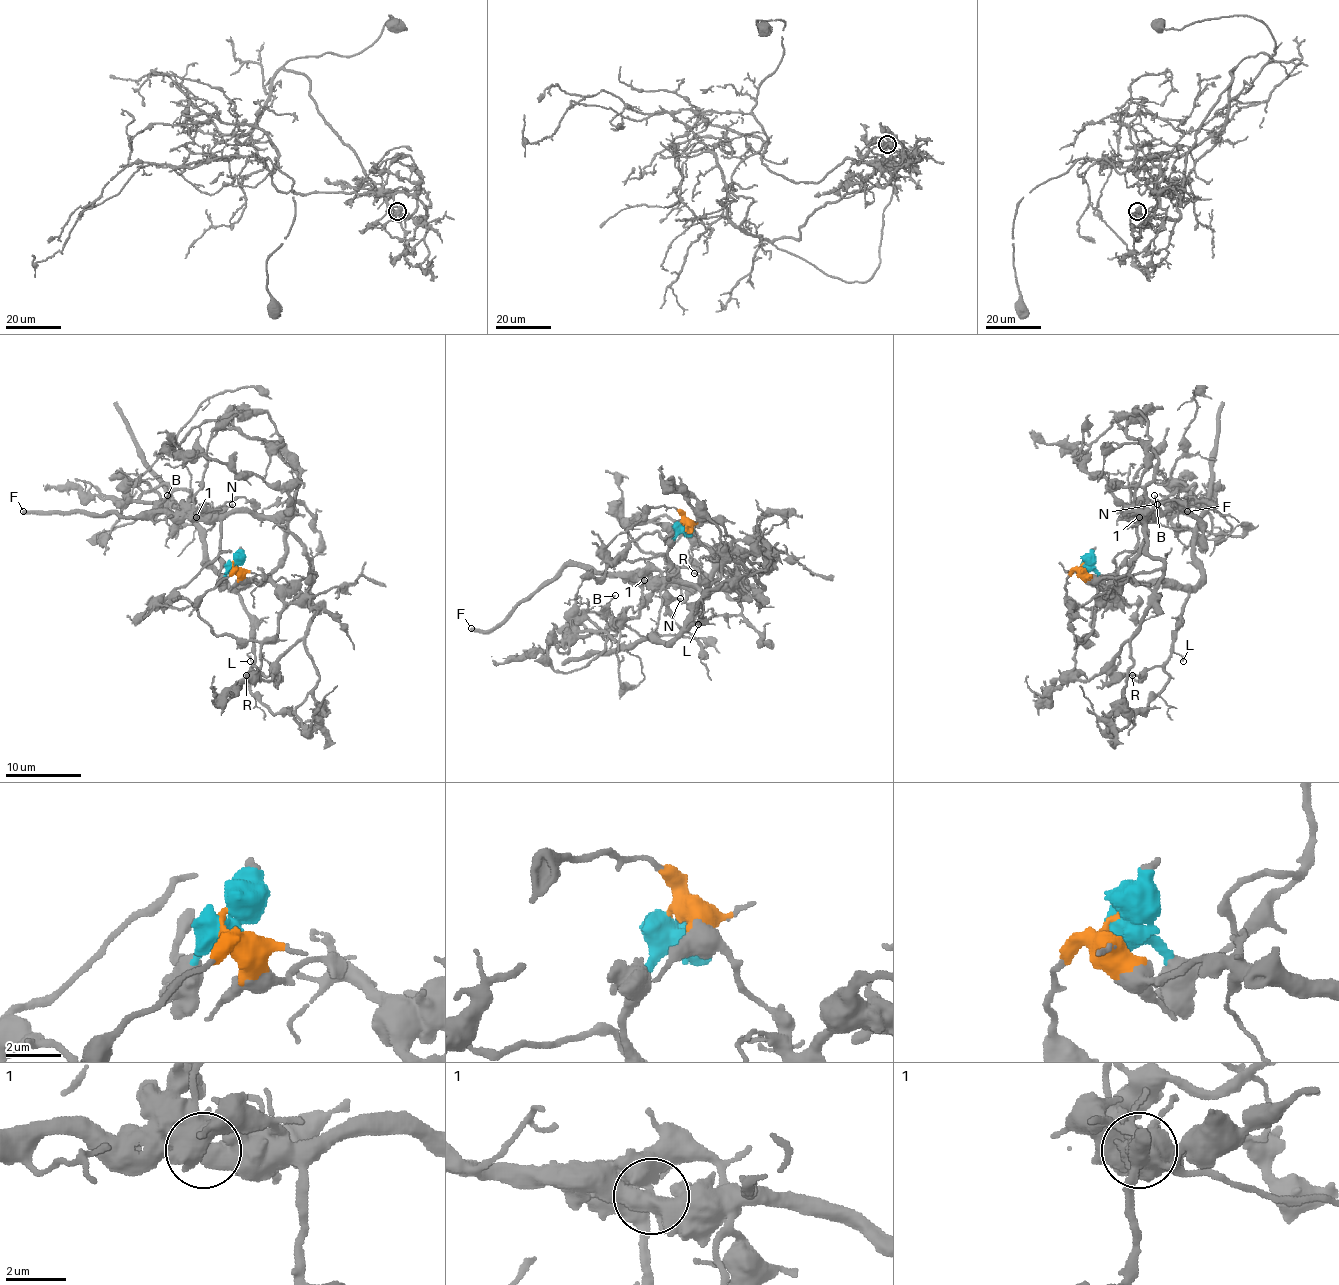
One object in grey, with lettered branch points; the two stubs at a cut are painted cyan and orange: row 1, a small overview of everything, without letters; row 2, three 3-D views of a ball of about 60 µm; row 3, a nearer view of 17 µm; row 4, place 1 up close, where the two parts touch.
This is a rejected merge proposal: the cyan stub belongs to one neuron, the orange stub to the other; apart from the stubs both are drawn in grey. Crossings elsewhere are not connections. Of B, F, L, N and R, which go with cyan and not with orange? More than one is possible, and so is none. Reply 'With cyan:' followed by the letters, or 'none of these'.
With cyan: B, F

